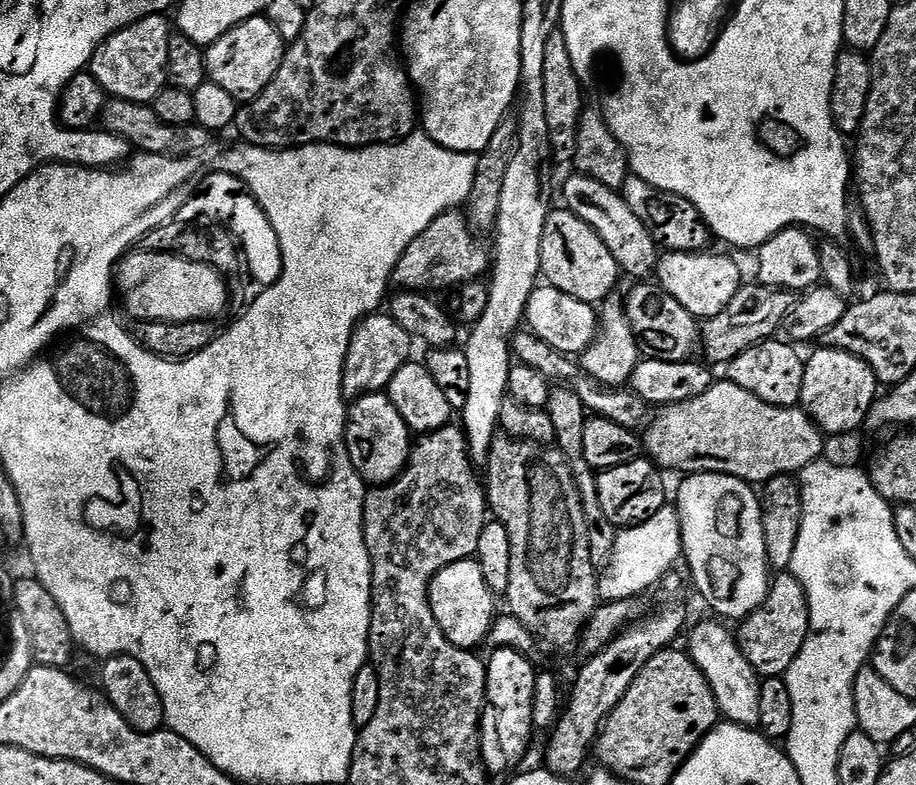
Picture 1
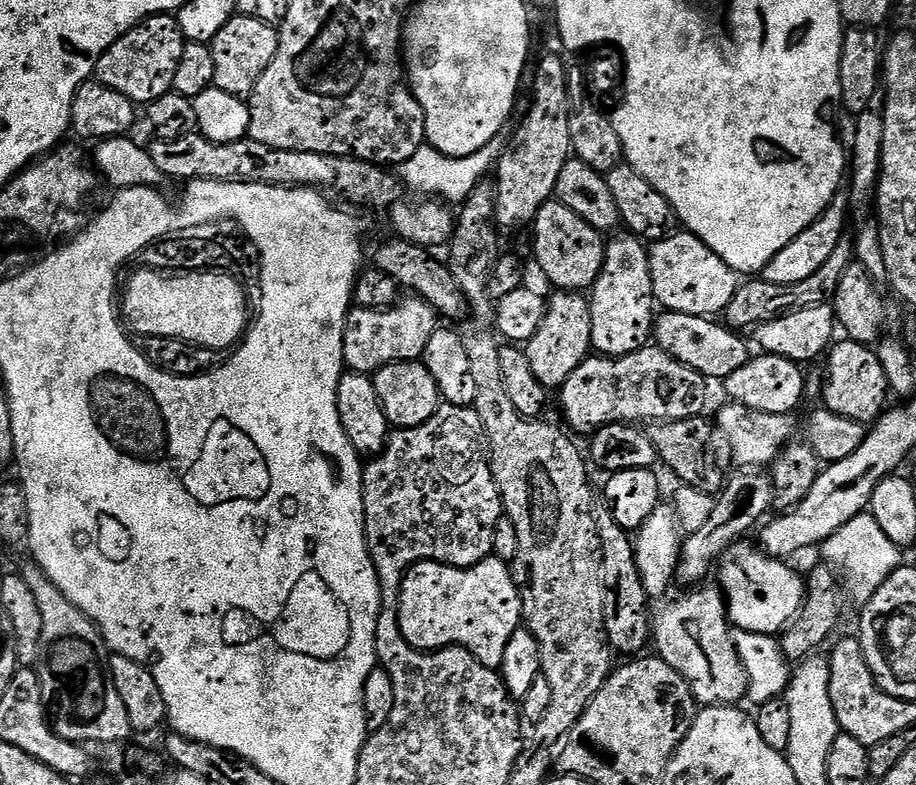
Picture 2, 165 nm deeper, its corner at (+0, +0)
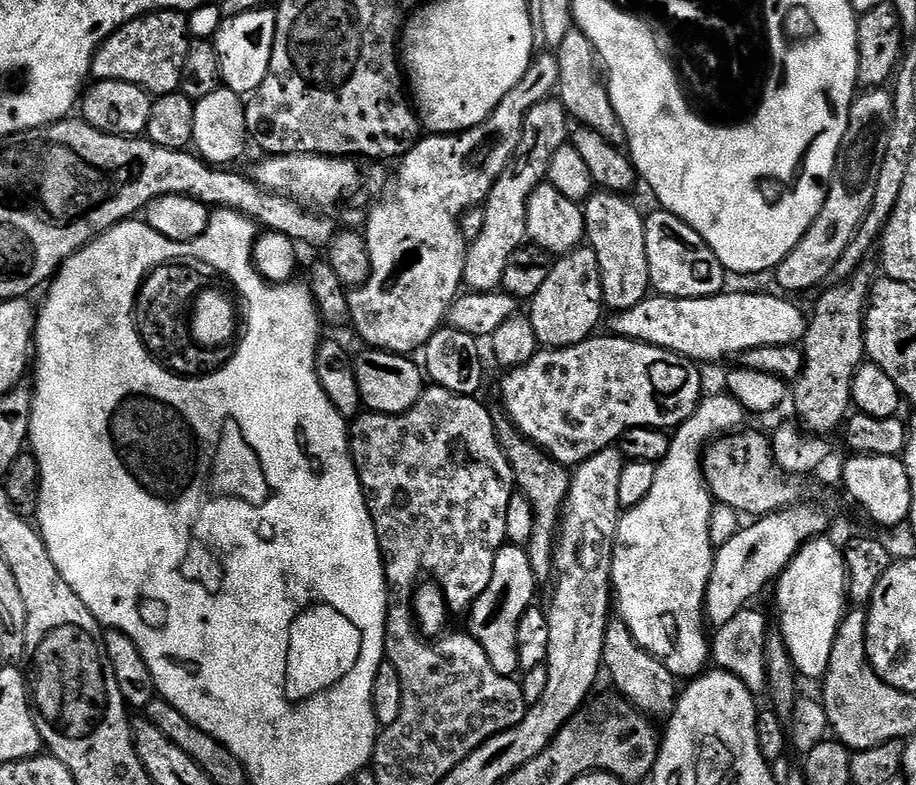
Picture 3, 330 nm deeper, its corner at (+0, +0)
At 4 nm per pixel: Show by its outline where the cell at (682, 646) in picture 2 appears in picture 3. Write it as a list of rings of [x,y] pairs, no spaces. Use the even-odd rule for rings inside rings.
[[[721,394],[721,396],[705,395],[701,399],[700,404],[696,408],[696,413],[675,429],[670,436],[670,450],[666,454],[666,458],[656,465],[656,473],[654,474],[654,486],[650,486],[650,494],[646,494],[646,498],[642,498],[642,502],[638,502],[638,506],[627,509],[621,515],[620,525],[616,531],[616,544],[612,548],[612,590],[614,593],[614,608],[618,611],[619,619],[630,630],[630,634],[634,634],[634,638],[643,646],[650,655],[658,658],[658,662],[662,662],[662,666],[666,666],[666,670],[670,670],[676,677],[684,678],[684,676],[692,676],[688,678],[696,678],[704,667],[710,664],[710,636],[704,633],[706,629],[706,617],[704,615],[704,599],[706,598],[706,586],[710,582],[710,574],[712,573],[712,557],[714,549],[712,539],[710,538],[710,518],[712,517],[712,505],[714,503],[711,492],[708,491],[708,483],[704,481],[704,466],[702,457],[705,448],[711,441],[717,440],[720,436],[727,436],[739,429],[740,424],[746,419],[744,407],[741,406],[734,397]]]

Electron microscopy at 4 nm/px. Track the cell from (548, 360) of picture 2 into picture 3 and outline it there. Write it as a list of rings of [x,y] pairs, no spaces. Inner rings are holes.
[[[587,246],[565,252],[553,263],[550,278],[540,287],[530,301],[530,315],[534,334],[544,348],[569,348],[581,344],[597,331],[604,295],[598,254]]]

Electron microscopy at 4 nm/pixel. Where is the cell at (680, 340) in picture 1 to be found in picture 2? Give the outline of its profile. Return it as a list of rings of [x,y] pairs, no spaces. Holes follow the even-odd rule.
[[[661,311],[654,320],[655,347],[670,354],[678,362],[690,366],[709,381],[723,382],[730,378],[730,374],[734,374],[734,370],[746,366],[750,351],[748,352],[747,342],[740,337],[743,335],[737,334],[723,323],[716,323],[720,322],[707,316]]]

